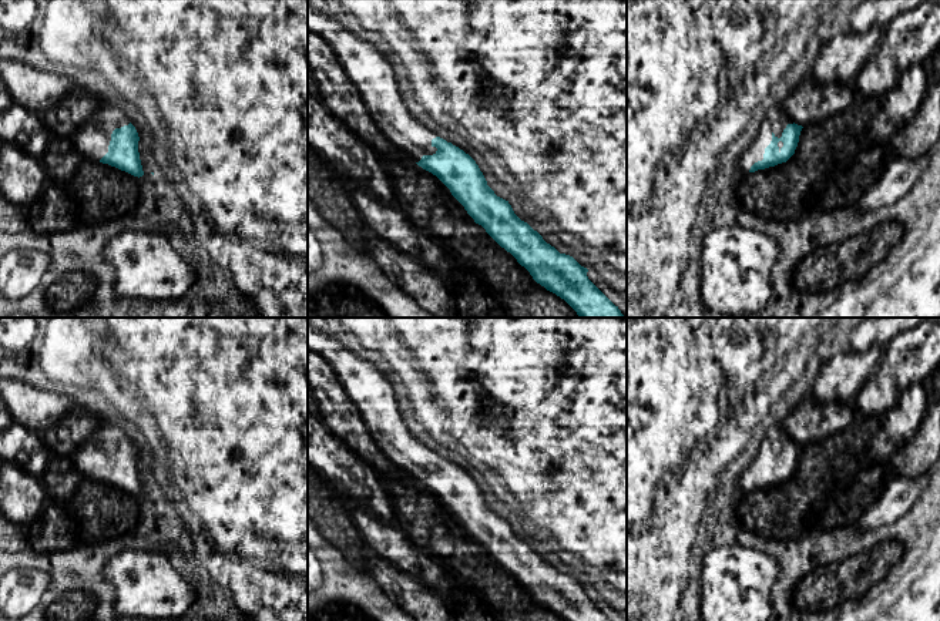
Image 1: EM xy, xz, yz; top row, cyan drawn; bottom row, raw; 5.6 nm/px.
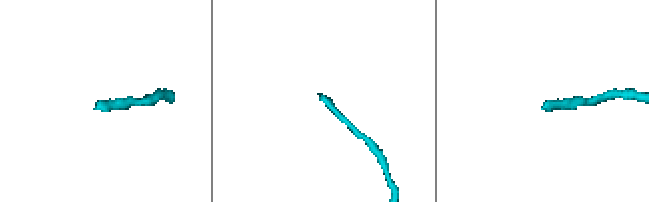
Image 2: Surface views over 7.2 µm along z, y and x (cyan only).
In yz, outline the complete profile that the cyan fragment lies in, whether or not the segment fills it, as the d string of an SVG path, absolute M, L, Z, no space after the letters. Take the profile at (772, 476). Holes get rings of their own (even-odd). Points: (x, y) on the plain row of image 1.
M780 424L772 426L753 461L736 479L738 487L742 493L749 493L786 481L795 473L802 447Z

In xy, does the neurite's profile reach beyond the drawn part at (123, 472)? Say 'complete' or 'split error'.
split error

